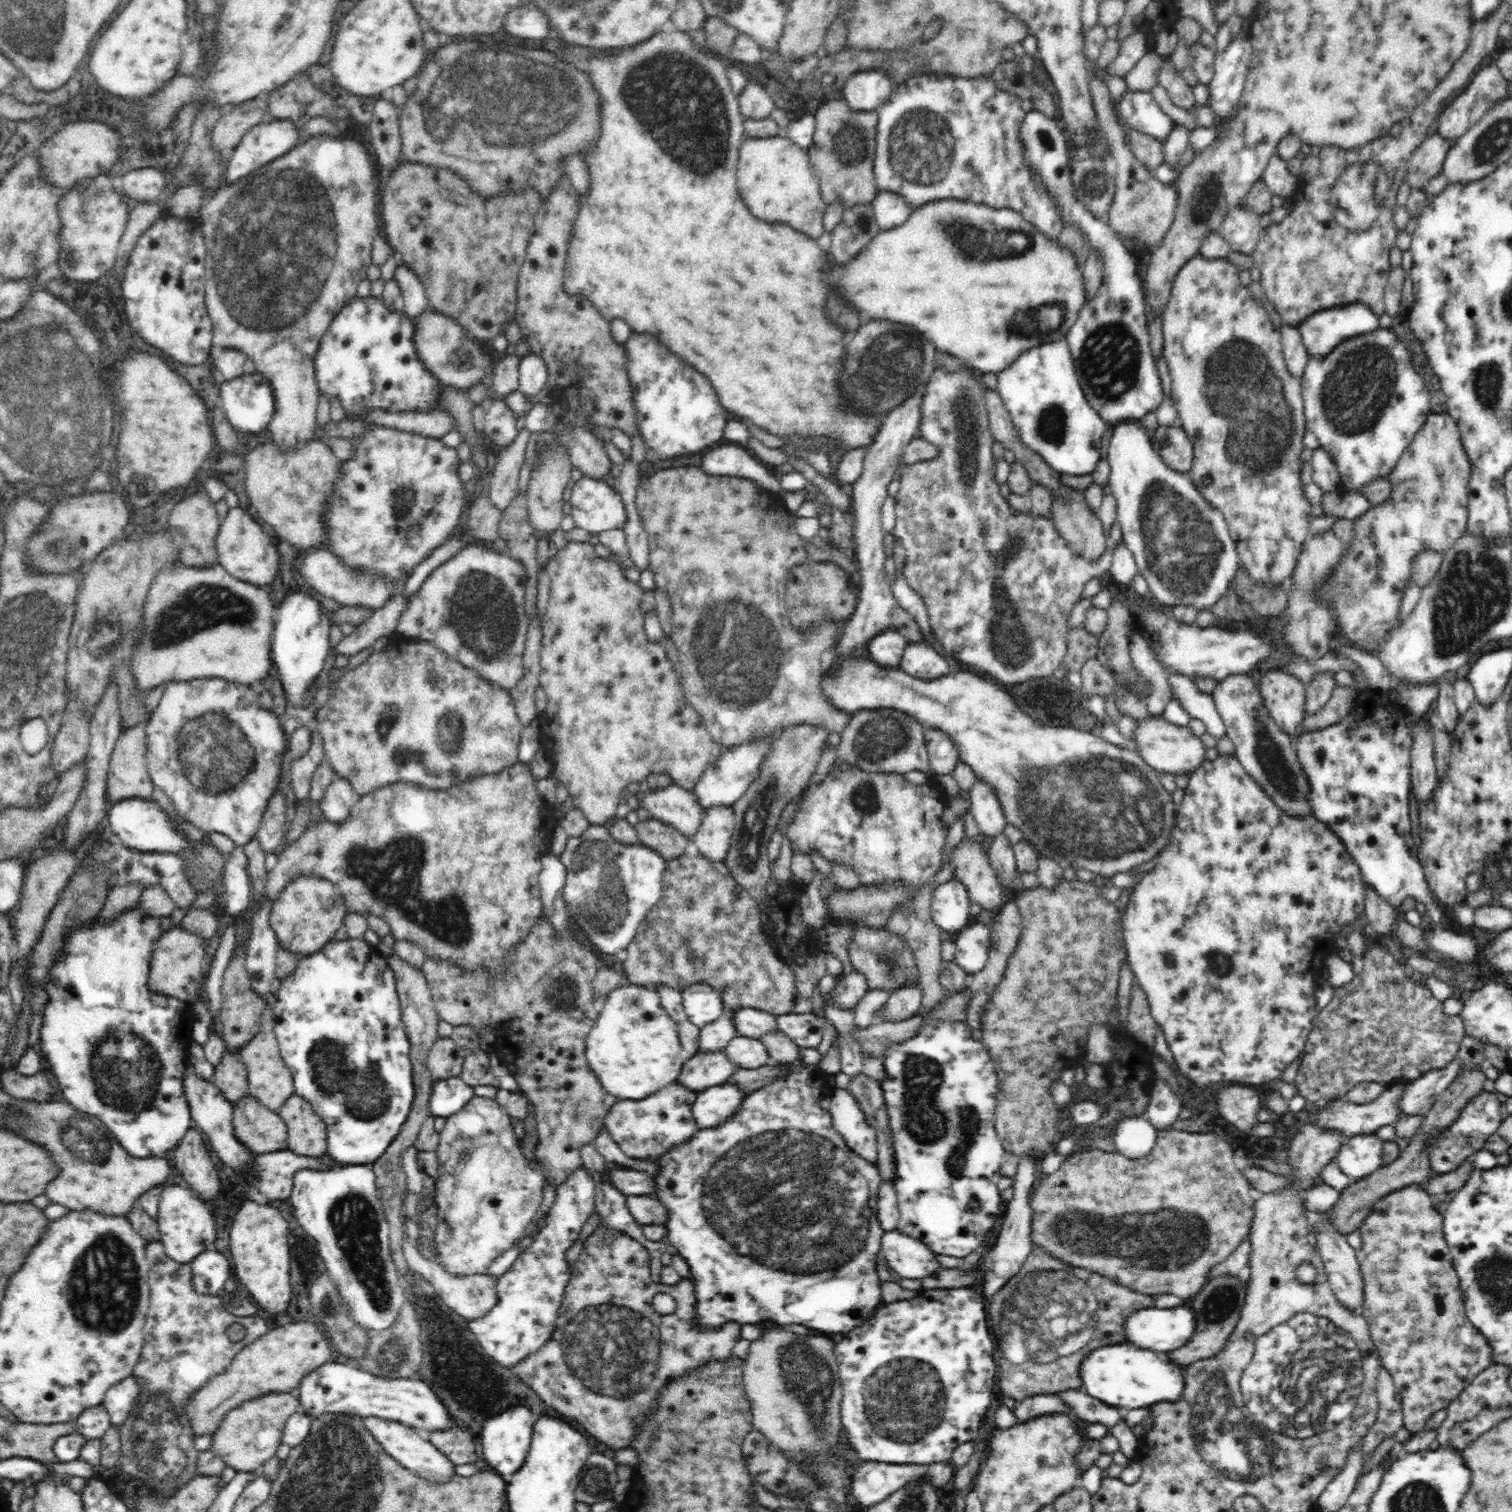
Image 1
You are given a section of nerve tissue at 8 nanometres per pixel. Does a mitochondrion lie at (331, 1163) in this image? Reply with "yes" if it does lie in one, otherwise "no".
no

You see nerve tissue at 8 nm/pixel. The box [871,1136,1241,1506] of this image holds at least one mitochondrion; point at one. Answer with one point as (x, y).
(1047, 1310)

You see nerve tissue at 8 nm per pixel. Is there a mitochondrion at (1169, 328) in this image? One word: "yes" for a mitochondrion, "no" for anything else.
no

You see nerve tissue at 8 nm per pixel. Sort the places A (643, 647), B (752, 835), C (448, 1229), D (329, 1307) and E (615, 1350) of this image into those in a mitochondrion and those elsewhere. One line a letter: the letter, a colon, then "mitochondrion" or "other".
A: other
B: mitochondrion
C: mitochondrion
D: mitochondrion
E: mitochondrion

